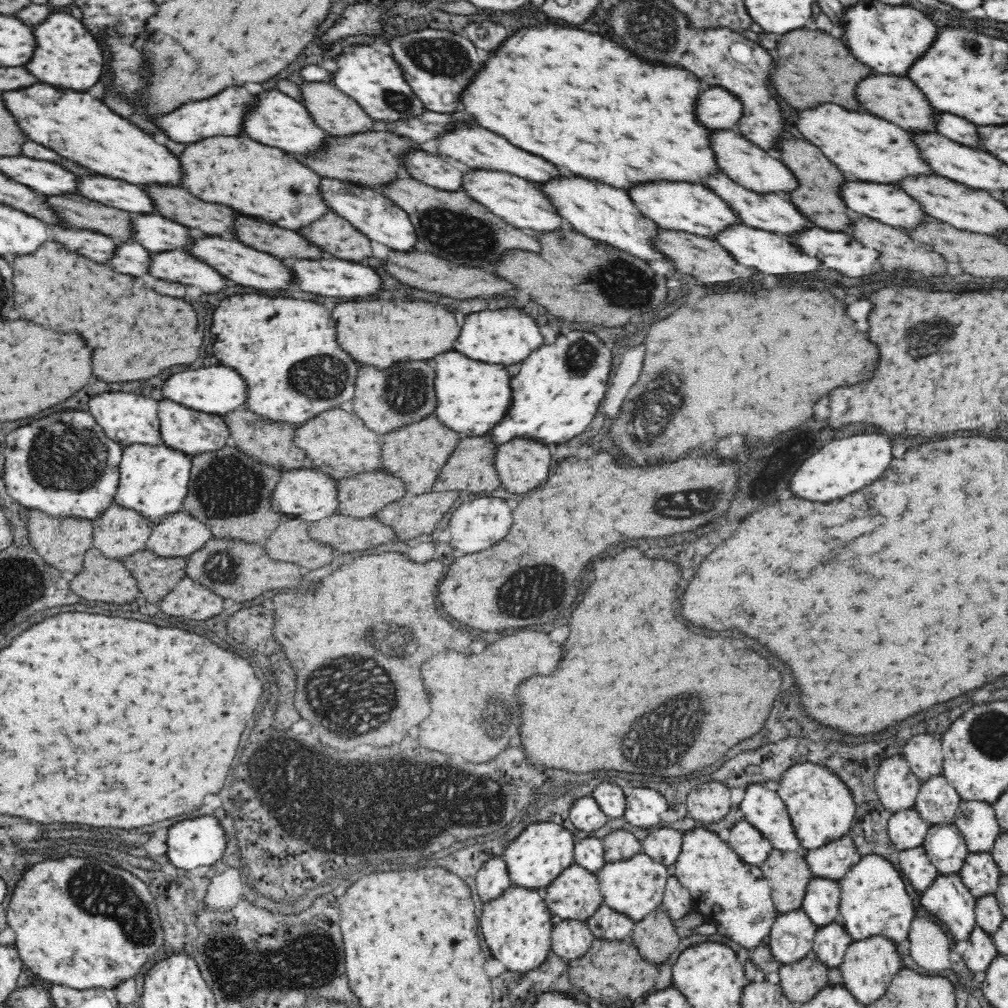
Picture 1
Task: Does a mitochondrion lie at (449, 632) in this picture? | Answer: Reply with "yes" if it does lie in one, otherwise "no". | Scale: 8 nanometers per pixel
no

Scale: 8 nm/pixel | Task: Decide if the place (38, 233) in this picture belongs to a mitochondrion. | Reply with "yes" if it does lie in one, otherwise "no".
no

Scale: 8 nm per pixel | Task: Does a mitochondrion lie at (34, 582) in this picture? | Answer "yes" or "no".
yes

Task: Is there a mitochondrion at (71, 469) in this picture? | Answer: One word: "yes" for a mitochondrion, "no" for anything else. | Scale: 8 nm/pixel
yes

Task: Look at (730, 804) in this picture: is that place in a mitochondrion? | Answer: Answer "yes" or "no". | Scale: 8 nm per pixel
no

